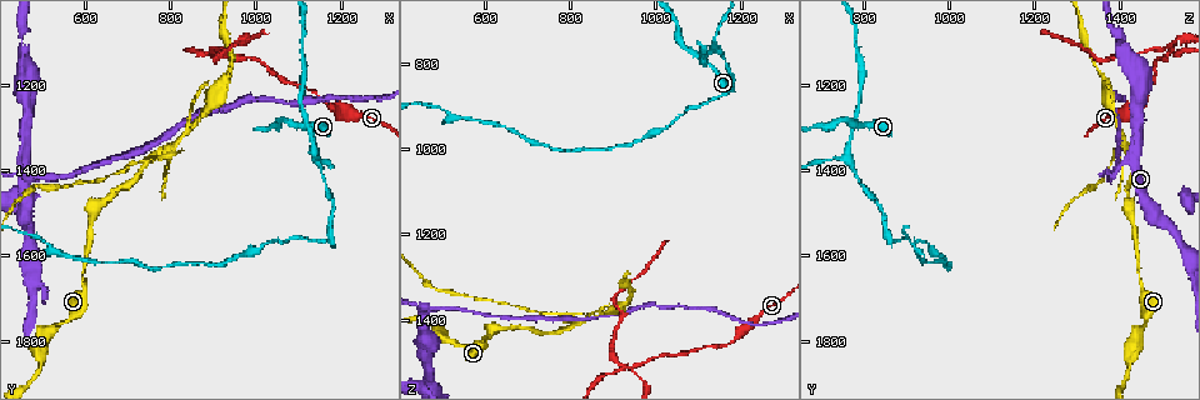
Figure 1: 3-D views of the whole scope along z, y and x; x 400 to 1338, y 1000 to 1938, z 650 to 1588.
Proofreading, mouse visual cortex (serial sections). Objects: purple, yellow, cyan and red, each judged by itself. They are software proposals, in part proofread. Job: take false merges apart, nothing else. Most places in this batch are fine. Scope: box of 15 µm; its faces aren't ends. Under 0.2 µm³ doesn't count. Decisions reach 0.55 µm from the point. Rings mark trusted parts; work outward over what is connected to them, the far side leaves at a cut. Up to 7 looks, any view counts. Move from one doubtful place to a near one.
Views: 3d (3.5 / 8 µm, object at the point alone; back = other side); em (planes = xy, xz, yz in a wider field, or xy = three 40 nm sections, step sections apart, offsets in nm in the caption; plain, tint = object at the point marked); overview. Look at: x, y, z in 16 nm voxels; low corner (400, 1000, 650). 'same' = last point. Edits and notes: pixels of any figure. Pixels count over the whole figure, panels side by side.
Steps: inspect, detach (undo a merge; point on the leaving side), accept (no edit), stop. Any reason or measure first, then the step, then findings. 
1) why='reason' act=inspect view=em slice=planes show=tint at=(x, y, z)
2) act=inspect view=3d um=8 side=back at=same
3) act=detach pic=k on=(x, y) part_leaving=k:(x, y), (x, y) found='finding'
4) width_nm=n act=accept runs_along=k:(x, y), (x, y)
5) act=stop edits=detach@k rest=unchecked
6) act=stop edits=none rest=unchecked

why='a fork' act=inspect view=3d um=3.5 at=(795, 1355, 1420)

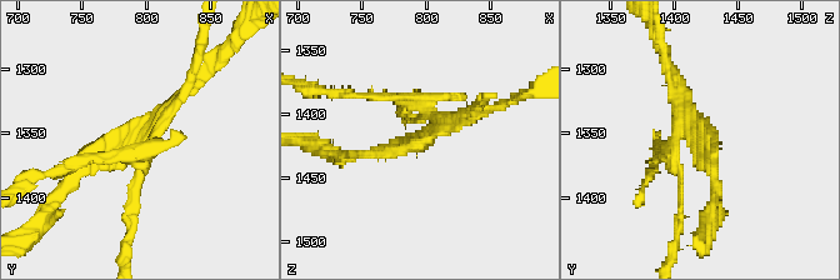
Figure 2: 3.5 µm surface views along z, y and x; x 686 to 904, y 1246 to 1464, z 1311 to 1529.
act=inspect view=em slice=xy step=2 show=tint at=(800, 1350, 1418)

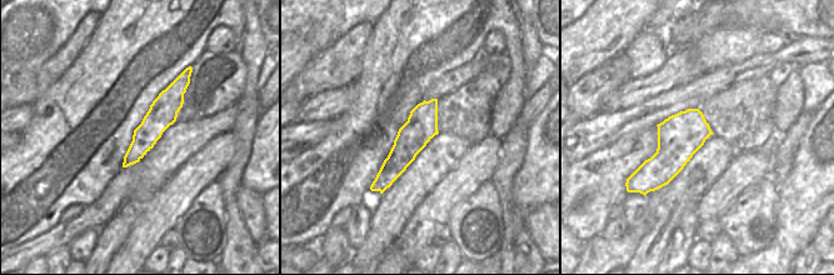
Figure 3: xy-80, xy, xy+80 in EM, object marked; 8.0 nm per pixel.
width_nm=260 act=detach pic=2 on=(374, 96) part_leaving=2:(419, 103), (408, 96), (315, 90) found='two cells meet here'

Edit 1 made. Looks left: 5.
why='see it whole again' act=inspect view=overview

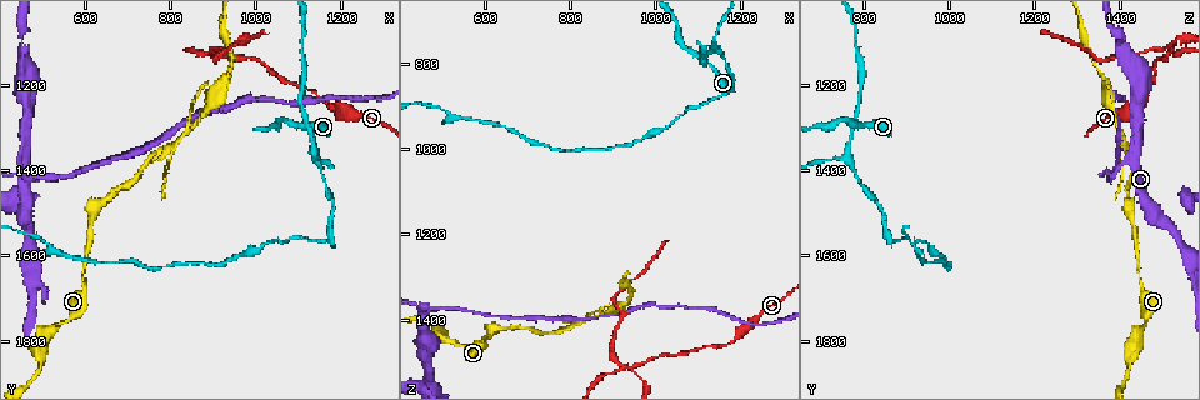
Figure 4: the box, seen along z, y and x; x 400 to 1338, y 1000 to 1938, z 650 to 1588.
why='abrupt turn' act=inspect view=3d um=3.5 at=(465, 1405, 1385)

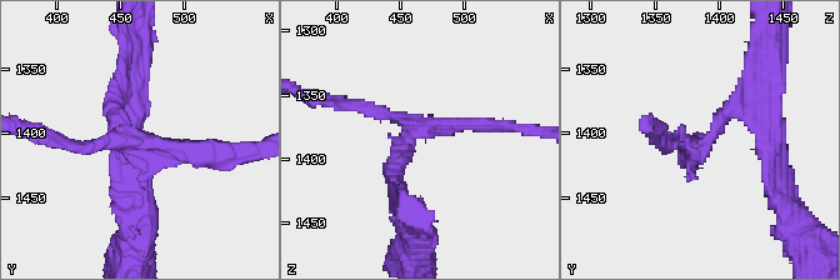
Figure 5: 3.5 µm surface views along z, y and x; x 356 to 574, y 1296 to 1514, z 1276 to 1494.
arms=3 arm_widths_nm=150,200,200 why='shape alone is not enough' act=inspect view=em slice=xy step=2 show=tint at=(466, 1410, 1380)

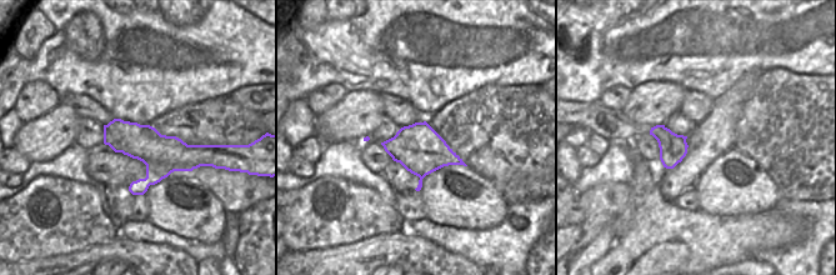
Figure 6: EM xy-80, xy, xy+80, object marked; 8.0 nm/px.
width_nm=380 act=detach pic=5 on=(451, 121) part_leaving=5:(411, 138), (434, 121), (530, 131) found='a second cell is stuck on'

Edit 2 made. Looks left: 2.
act=stop edits=detach@2,detach@5 rest=unchecked

